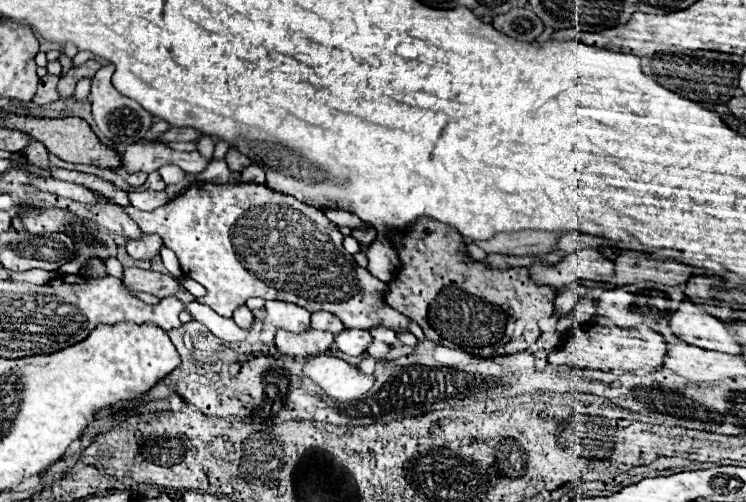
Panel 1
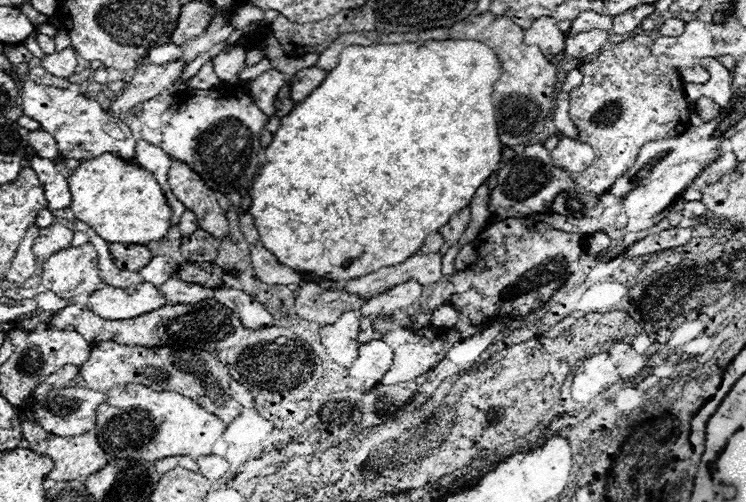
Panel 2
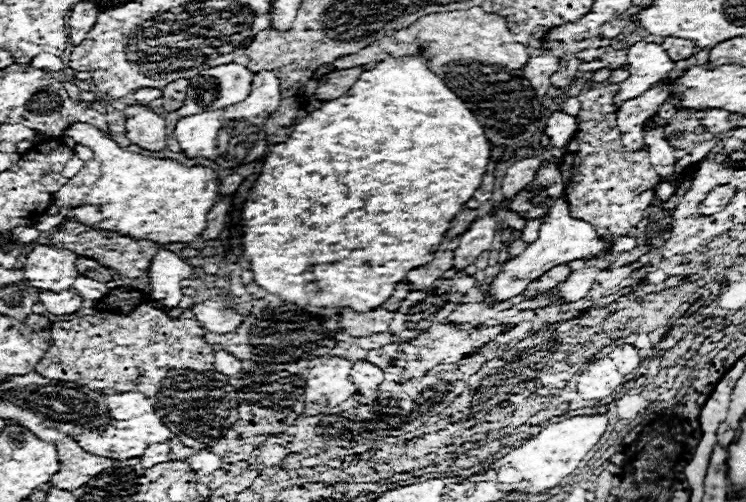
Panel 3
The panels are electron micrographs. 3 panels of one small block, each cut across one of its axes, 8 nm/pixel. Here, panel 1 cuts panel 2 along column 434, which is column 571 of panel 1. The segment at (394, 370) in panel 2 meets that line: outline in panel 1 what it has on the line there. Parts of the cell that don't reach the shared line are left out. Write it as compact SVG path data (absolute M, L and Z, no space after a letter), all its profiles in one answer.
M594 318L594 324L590 328L576 328L572 330L572 336L562 342L554 352L548 354L550 364L568 364L578 368L590 368L600 370L602 366L610 370L636 370L644 366L662 366L666 356L666 342L664 338L650 330L646 324L638 324L634 328L618 328L608 318Z

